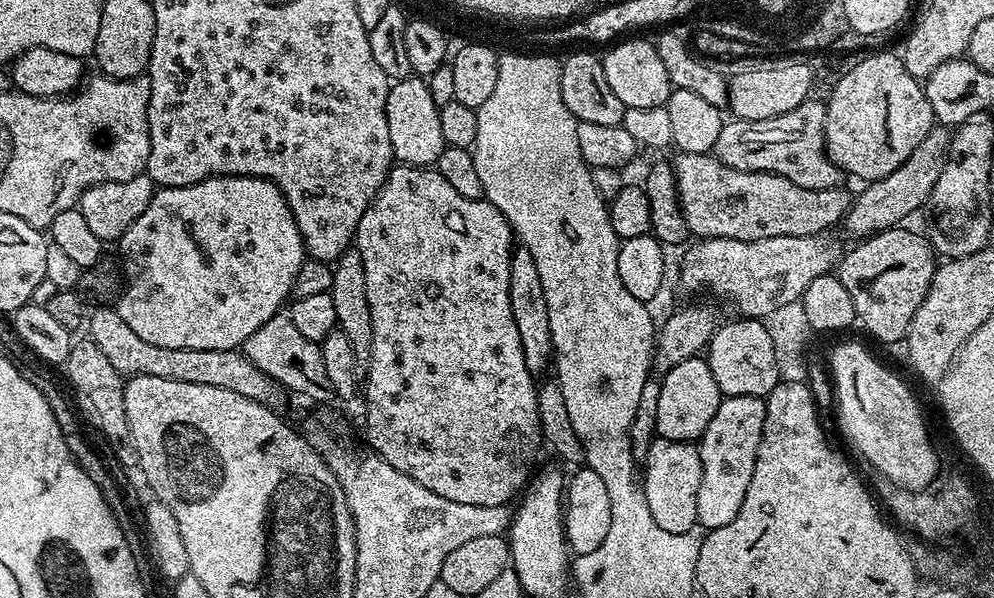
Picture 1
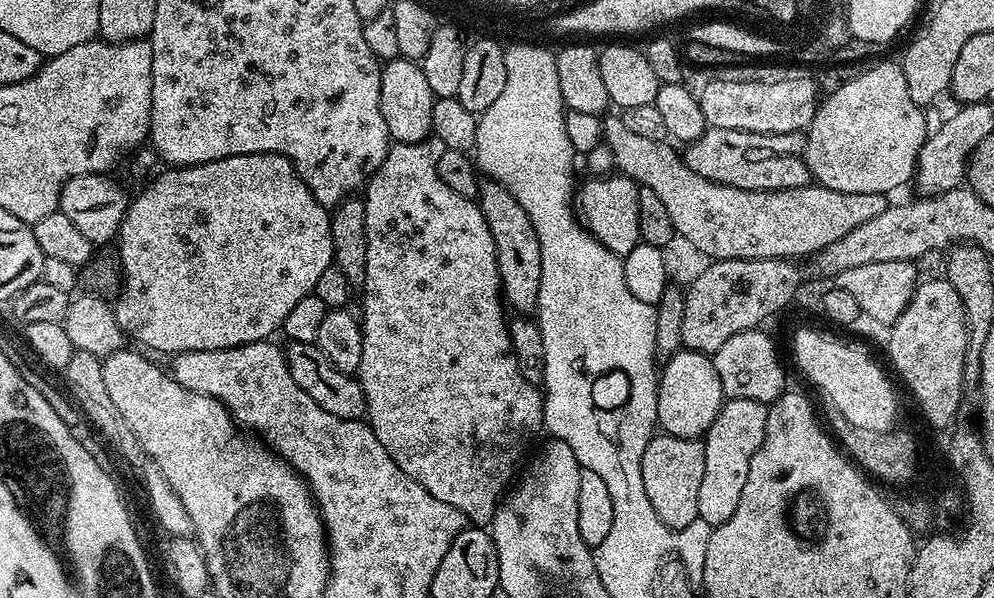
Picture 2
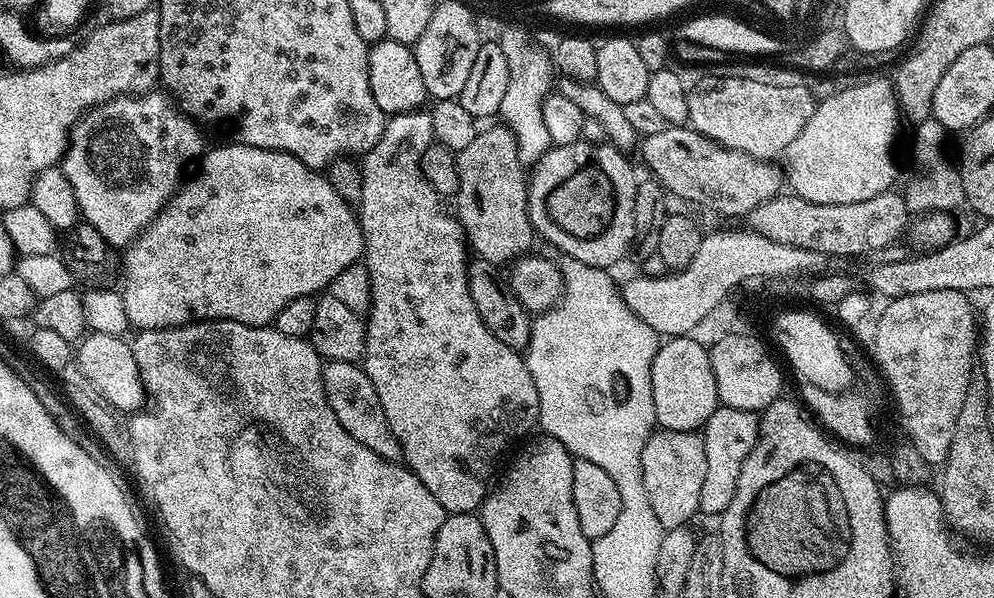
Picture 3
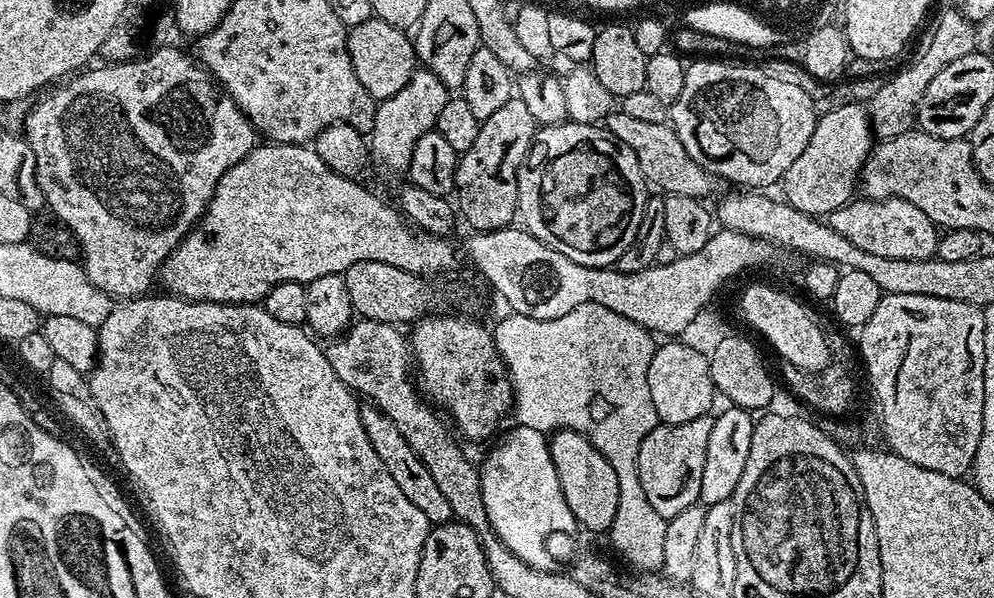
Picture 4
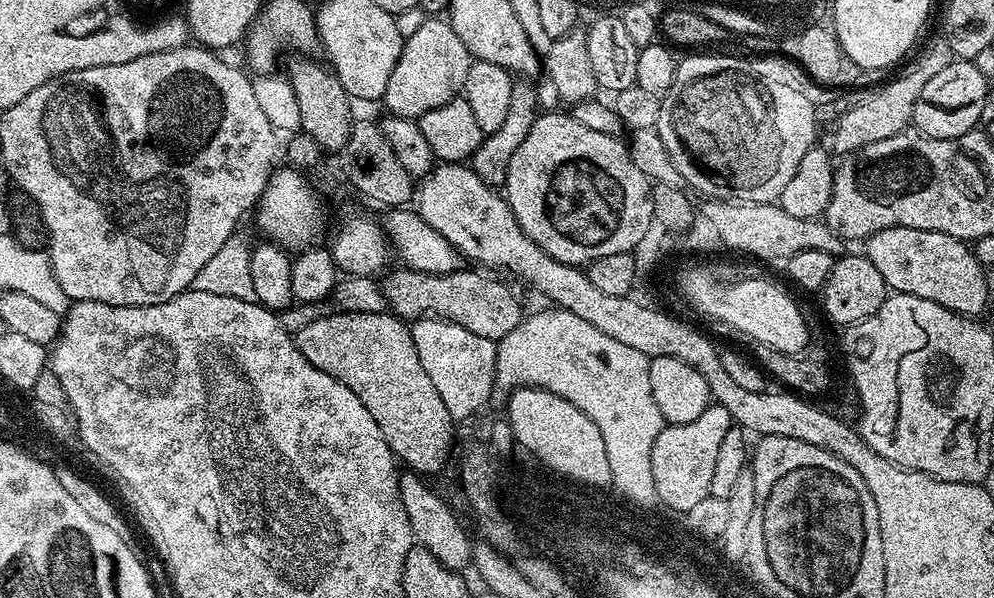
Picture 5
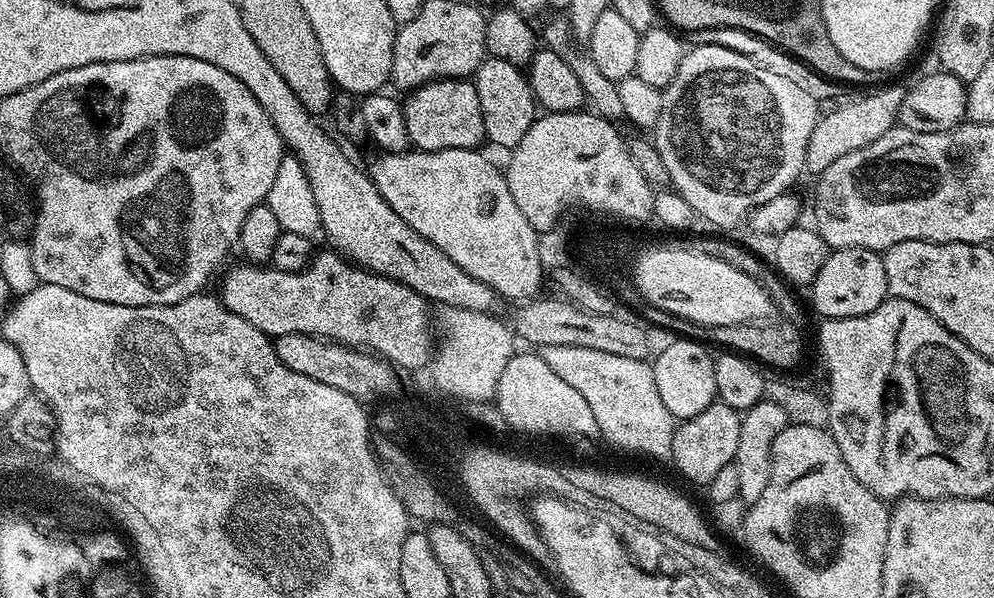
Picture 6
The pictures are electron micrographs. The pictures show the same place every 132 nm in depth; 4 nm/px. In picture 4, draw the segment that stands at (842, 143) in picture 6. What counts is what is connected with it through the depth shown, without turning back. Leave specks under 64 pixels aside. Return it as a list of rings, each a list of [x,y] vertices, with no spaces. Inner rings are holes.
[[[948,6],[948,9],[938,13],[936,21],[930,24],[919,33],[920,45],[917,46],[912,61],[901,72],[887,77],[882,90],[878,90],[878,94],[874,94],[870,101],[872,131],[880,140],[898,138],[898,134],[913,131],[917,127],[916,115],[922,102],[922,94],[926,94],[926,86],[930,86],[930,82],[934,82],[934,78],[941,70],[946,70],[950,62],[958,62],[958,58],[966,58],[966,54],[976,51],[976,30],[973,21],[967,20],[955,7]]]

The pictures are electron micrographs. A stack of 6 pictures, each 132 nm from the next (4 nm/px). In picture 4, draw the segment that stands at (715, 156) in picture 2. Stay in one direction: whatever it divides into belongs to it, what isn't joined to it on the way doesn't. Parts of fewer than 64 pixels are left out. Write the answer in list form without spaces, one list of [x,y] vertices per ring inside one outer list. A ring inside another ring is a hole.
[[[617,111],[608,116],[606,128],[619,143],[630,149],[634,158],[638,158],[638,166],[645,181],[652,186],[657,184],[661,193],[705,198],[718,185],[717,177],[710,175],[690,158],[690,154],[686,154],[682,142],[678,142],[678,134],[667,123],[641,122],[638,118],[630,118],[630,114]]]

